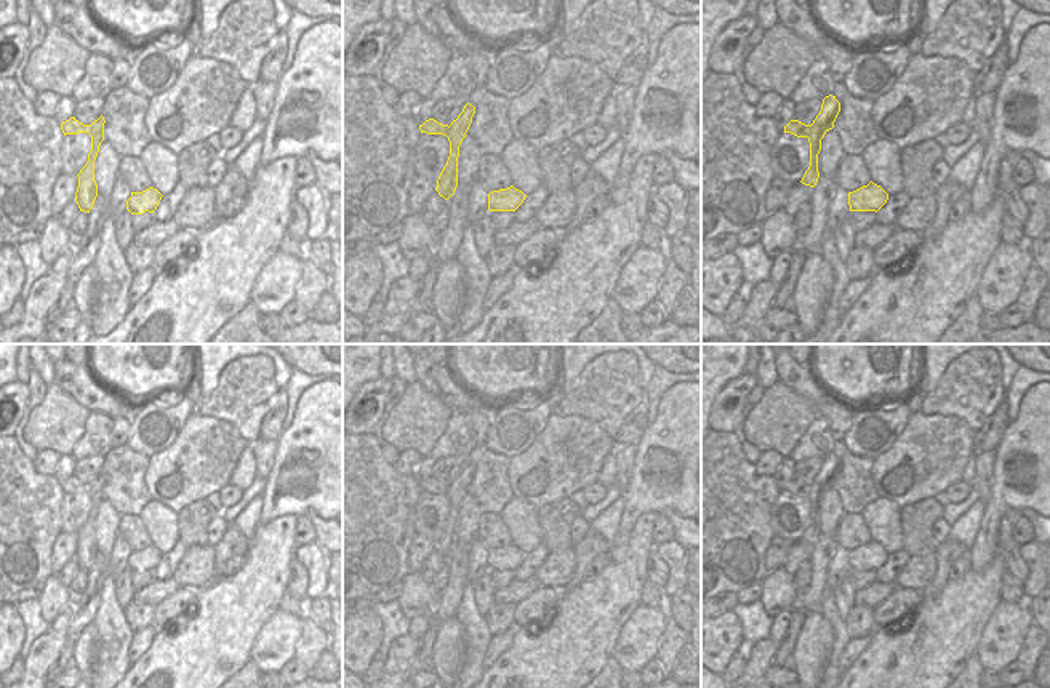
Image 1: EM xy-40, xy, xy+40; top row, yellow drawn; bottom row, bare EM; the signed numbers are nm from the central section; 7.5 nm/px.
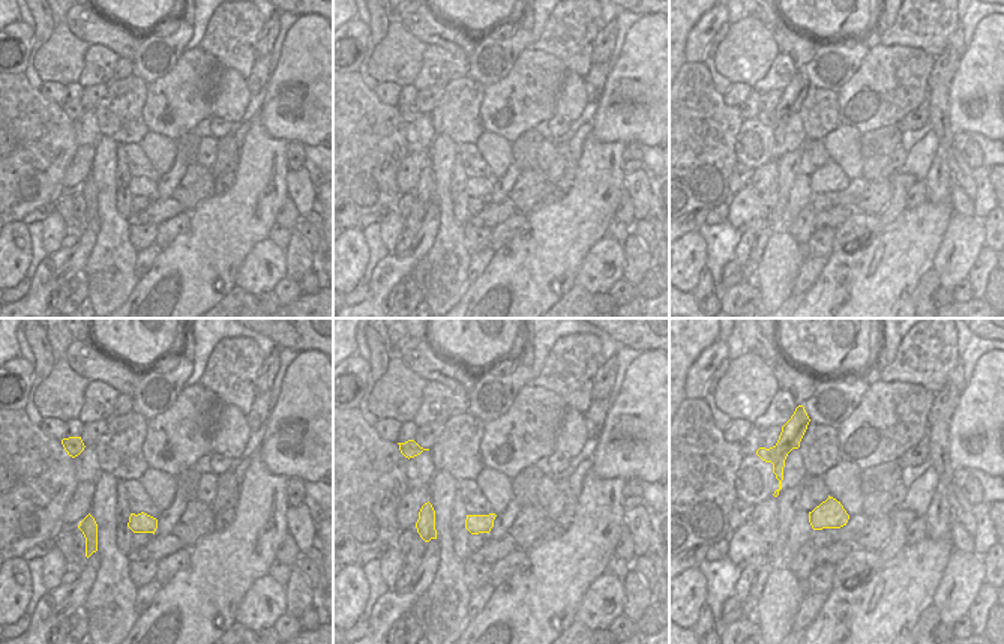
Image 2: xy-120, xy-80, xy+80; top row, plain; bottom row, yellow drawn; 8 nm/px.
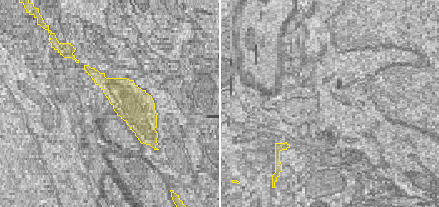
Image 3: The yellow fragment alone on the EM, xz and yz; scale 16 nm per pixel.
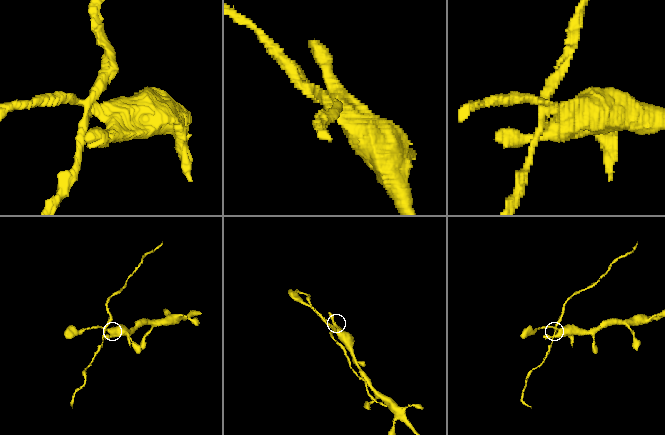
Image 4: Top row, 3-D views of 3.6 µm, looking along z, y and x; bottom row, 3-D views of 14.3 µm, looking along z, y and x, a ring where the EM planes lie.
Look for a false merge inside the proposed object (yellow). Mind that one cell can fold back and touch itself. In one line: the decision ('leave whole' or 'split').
split

